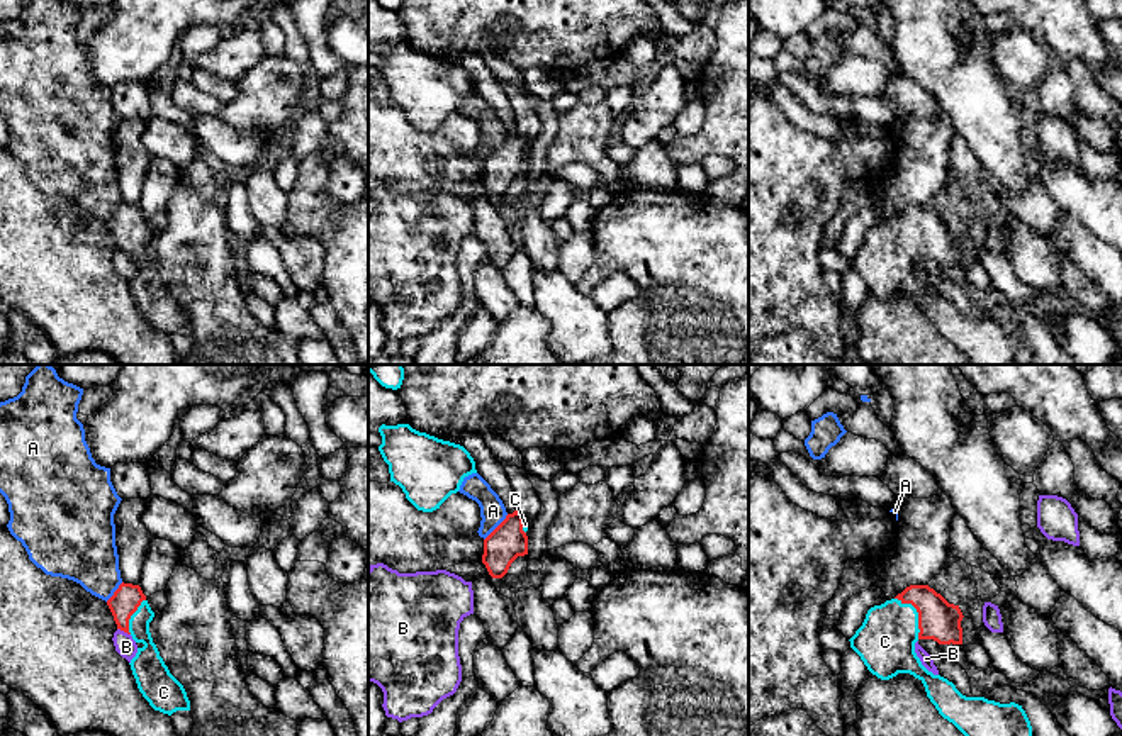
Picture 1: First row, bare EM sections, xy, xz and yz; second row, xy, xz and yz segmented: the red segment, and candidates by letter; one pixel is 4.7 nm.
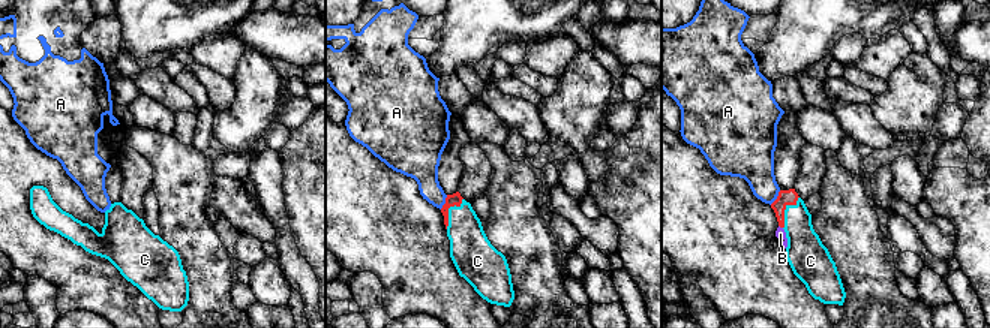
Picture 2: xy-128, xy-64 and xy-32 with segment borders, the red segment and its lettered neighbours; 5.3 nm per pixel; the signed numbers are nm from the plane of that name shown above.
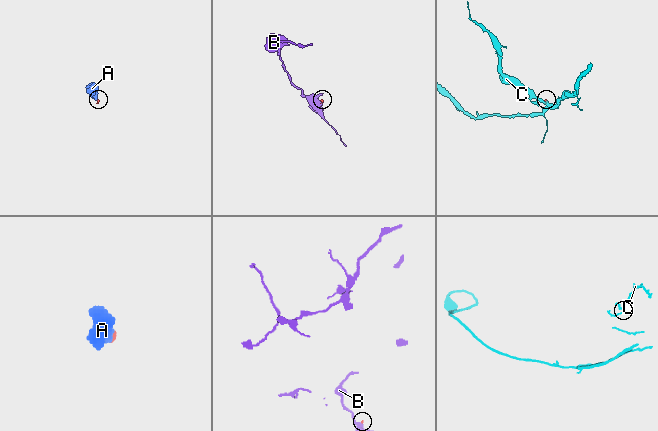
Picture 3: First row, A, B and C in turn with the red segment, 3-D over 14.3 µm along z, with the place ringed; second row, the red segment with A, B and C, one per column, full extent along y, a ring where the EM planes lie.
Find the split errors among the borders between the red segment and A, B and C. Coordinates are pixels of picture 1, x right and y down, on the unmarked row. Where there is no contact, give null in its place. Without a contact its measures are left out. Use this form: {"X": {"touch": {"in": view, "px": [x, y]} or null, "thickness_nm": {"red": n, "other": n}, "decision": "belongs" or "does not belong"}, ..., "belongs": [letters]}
{"A": {"touch": {"in": "xz", "px": [496, 148]}, "thickness_nm": {"red": 170, "other": 120}, "decision": "does not belong"}, "B": {"touch": {"in": "xy", "px": [124, 251]}, "thickness_nm": {"red": 140, "other": 100}, "decision": "does not belong"}, "C": {"touch": {"in": "yz", "px": [919, 234]}, "thickness_nm": {"red": 190, "other": 280}, "decision": "belongs"}, "belongs": ["C"]}

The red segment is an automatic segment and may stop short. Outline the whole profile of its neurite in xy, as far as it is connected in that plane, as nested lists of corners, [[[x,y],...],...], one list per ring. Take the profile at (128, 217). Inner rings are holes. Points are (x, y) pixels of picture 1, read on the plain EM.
[[[121,204],[107,220],[117,249],[132,256],[137,268],[131,280],[131,290],[137,309],[154,331],[171,336],[177,331],[190,331],[190,321],[183,305],[170,293],[149,253],[154,237],[139,205]]]

